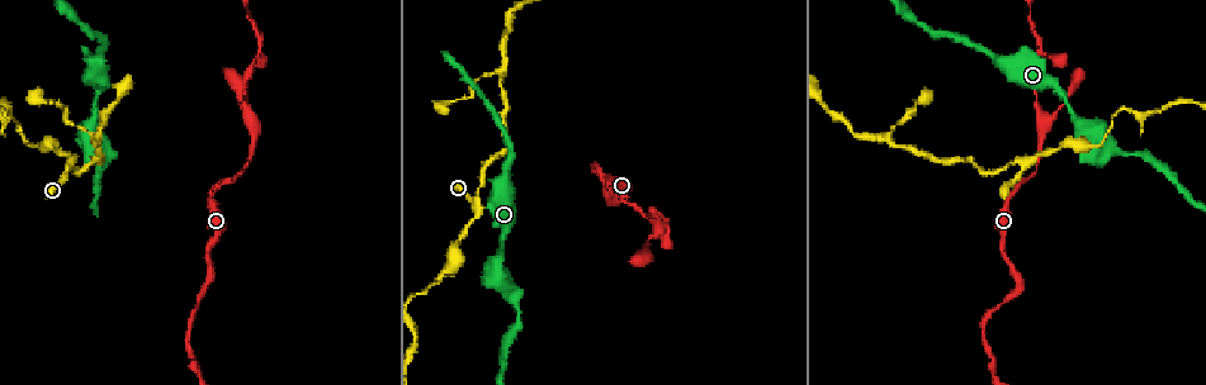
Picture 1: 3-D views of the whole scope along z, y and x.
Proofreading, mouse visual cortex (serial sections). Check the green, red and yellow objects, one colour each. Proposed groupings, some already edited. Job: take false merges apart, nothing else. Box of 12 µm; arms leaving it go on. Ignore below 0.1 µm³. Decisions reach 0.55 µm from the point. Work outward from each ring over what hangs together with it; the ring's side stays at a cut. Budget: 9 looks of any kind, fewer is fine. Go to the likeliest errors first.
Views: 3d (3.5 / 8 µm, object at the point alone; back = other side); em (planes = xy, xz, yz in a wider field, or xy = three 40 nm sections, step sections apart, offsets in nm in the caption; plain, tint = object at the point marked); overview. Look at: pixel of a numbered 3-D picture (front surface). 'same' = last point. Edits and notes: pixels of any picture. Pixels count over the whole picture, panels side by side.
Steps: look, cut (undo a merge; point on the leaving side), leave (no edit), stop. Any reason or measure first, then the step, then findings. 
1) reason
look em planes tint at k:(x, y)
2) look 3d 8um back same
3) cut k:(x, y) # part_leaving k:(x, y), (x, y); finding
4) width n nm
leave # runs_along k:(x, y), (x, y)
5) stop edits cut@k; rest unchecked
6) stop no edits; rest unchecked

branch point
look 3d 3.5um at 1:(474, 208)

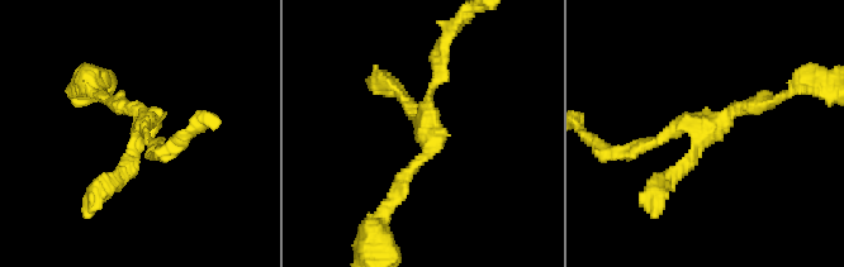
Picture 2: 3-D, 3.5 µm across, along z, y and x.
now the EM
look em xy step 5 tint at 2:(423, 126)

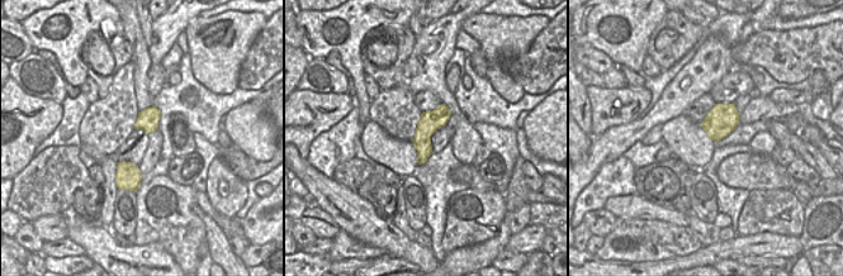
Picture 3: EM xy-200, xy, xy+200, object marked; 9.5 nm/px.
width 200 nm
leave # runs_along 3:(443, 108), (424, 131), (420, 160); continuous, no second cell

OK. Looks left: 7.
sharp bend
look 3d 3.5um back at 1:(968, 160)

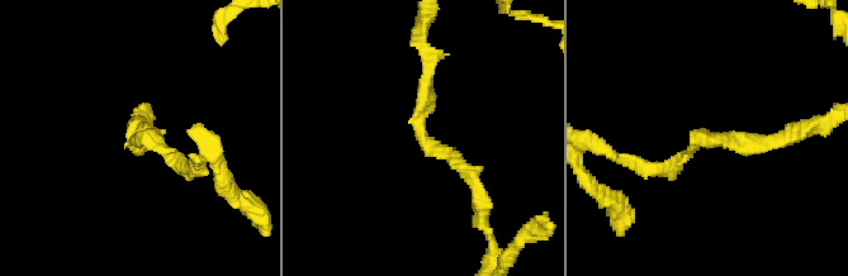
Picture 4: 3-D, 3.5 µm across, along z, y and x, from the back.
look em xy step 3 tint at 4:(141, 135)

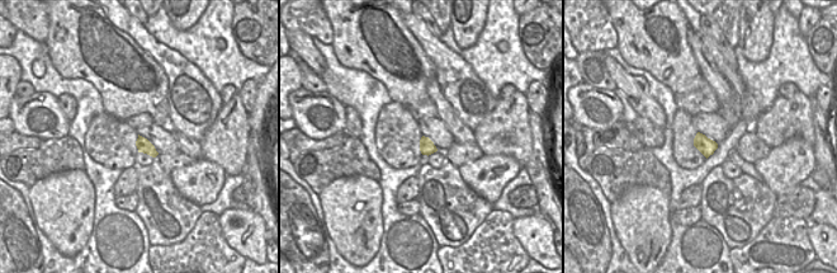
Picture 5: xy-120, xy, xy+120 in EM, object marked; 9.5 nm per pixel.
width 140 nm
leave # runs_along 4:(475, 194), (421, 136), (429, 63); continuous, no second cell

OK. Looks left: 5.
sharp bend
look 3d 8um at 1:(499, 72)

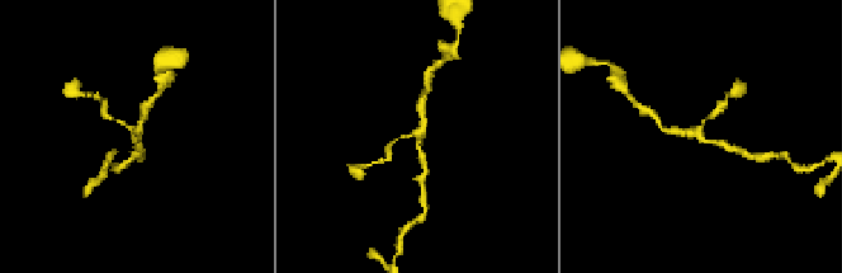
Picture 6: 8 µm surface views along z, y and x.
look em planes tint at 6:(134, 138)

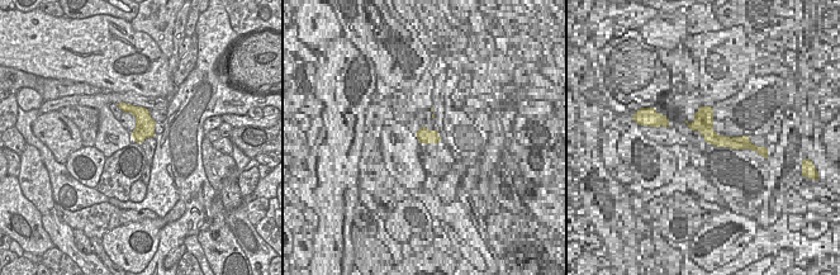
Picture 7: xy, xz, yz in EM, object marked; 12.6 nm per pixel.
leave # runs_along 6:(729, 147), (662, 128); continuous, no second cell

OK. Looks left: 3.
thin neck
look 3d 3.5um at 1:(248, 160)

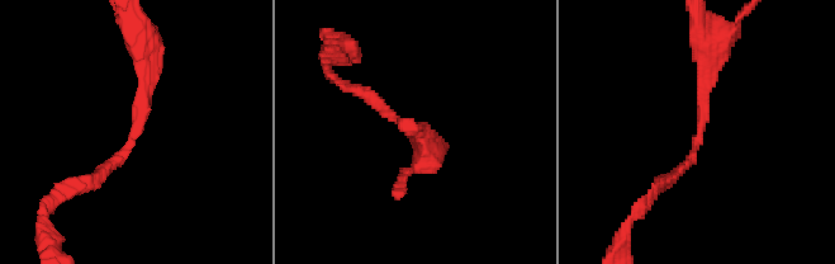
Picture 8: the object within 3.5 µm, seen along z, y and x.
look em planes tint at 8:(131, 131)

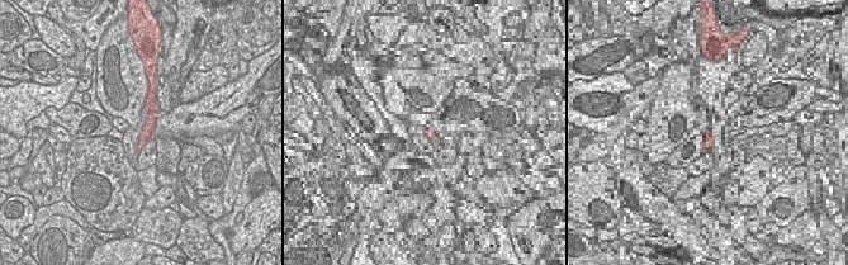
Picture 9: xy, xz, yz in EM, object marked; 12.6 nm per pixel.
cut it another way
look em xy step 5 tint same

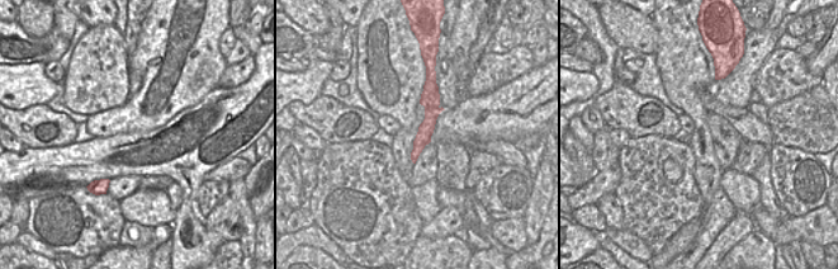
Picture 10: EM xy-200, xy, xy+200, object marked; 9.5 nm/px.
leave # runs_along 8:(79, 184), (129, 145), (145, 51); all the same cell

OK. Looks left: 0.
stop no edits; rest unchecked

